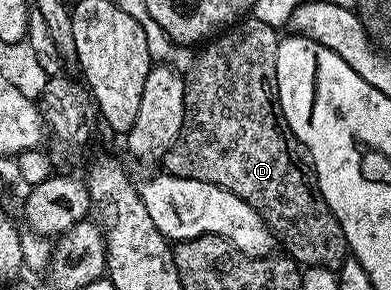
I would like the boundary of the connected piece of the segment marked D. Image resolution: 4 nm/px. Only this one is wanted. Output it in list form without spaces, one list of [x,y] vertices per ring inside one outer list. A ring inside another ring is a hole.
[[[245,17],[236,25],[222,30],[216,38],[200,48],[201,56],[194,61],[189,75],[184,76],[183,129],[164,157],[164,170],[180,179],[194,179],[219,185],[235,193],[235,197],[243,197],[243,201],[247,201],[259,211],[270,225],[275,224],[280,238],[281,235],[285,238],[285,245],[290,251],[288,254],[298,264],[305,267],[340,269],[345,260],[350,258],[349,242],[335,213],[331,213],[327,201],[317,190],[317,177],[307,162],[306,152],[301,142],[289,131],[285,120],[277,96],[278,42],[278,28],[258,19]]]

